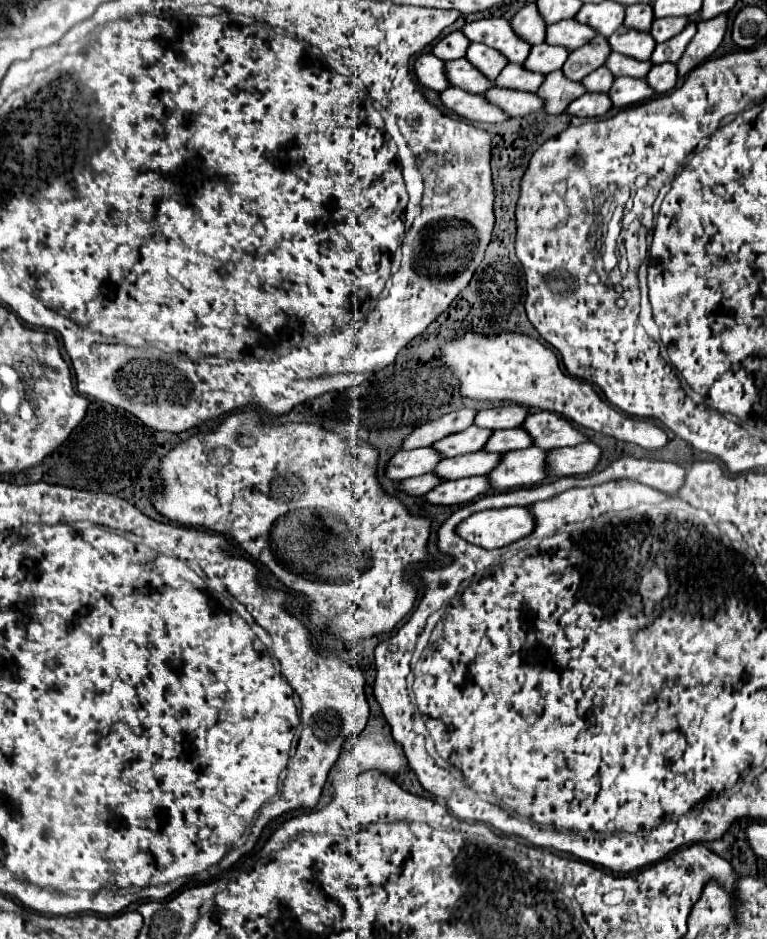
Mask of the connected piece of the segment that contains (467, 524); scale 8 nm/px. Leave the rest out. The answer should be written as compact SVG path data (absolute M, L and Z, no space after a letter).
M509 507L473 513L455 527L455 533L477 547L499 549L529 535L531 527L533 519L527 507Z

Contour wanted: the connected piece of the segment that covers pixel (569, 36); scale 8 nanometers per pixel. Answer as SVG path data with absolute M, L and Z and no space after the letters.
M565 19L553 25L547 25L547 35L545 35L545 43L549 45L559 45L565 47L569 51L585 45L587 41L591 41L597 33L591 31L591 27L585 27L581 23L577 23L575 19Z

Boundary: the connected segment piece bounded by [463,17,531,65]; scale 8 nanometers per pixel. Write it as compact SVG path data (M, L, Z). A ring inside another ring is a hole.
M481 19L481 21L473 21L469 25L463 27L463 35L471 41L471 43L487 43L489 47L497 49L501 55L507 57L509 63L523 63L529 55L531 45L523 43L513 31L509 21L505 19Z

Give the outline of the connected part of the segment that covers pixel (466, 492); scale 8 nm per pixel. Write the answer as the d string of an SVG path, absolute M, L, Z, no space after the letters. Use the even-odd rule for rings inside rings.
M467 477L467 479L439 483L427 495L423 495L423 501L431 505L463 505L485 493L489 493L487 479Z

